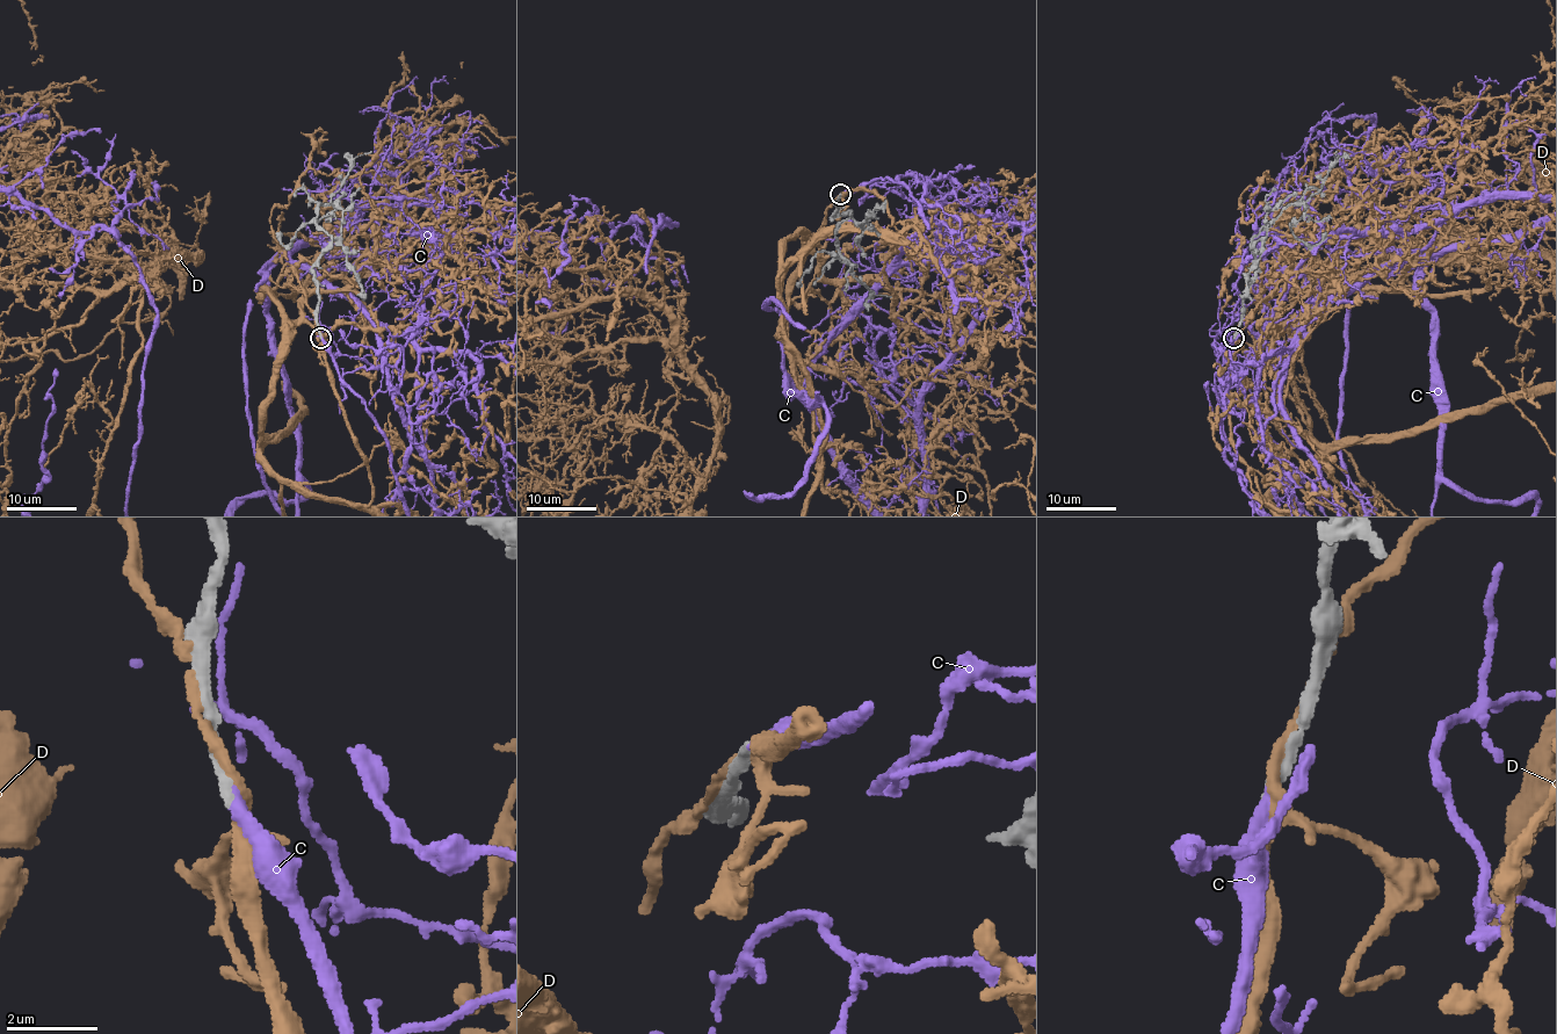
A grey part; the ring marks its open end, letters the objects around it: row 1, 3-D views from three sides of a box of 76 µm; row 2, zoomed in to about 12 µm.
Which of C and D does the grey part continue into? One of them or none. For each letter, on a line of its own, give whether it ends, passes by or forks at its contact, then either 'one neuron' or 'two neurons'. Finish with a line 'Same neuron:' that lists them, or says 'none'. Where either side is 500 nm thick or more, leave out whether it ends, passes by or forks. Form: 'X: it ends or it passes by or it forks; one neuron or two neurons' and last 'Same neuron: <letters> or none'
C: it ends; one neuron
D: it passes by; two neurons
Same neuron: C

